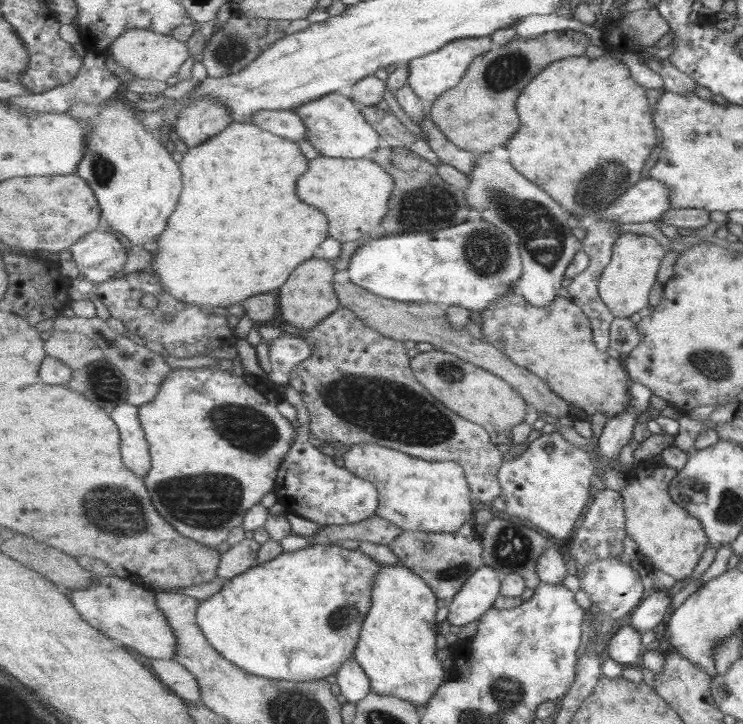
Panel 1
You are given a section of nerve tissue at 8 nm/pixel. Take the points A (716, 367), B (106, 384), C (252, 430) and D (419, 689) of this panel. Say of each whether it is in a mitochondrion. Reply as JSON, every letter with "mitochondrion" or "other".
{"A":"mitochondrion","B":"mitochondrion","C":"mitochondrion","D":"other"}

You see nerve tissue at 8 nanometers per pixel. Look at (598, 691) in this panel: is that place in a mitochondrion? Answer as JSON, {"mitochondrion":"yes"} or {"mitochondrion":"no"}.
{"mitochondrion":"no"}

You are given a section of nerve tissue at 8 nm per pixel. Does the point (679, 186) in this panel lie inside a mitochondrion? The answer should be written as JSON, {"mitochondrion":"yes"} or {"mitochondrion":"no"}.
{"mitochondrion":"no"}

